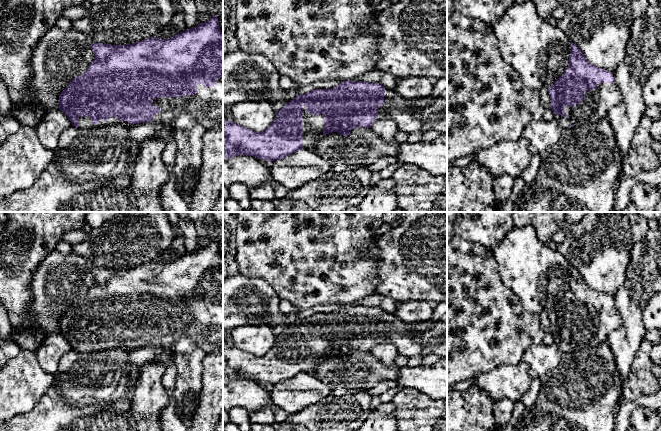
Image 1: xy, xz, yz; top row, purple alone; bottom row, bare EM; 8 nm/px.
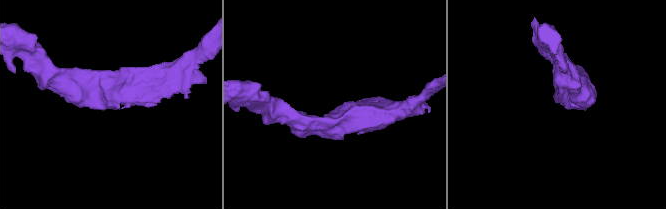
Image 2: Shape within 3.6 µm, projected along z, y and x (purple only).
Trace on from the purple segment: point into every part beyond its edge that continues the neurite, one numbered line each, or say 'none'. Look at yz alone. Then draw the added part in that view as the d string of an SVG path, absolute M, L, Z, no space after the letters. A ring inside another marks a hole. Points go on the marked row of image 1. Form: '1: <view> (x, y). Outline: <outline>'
1: yz (598, 102). Outline: M616 81L614 83L598 83L595 90L586 91L583 96L585 99L578 105L564 107L566 118L561 115L554 116L563 130L572 125L593 124L607 117L609 110L623 100Z

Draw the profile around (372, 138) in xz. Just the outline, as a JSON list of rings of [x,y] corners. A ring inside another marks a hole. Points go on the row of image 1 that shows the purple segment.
[[[357,127],[350,131],[348,137],[332,132],[323,136],[313,152],[328,160],[333,170],[356,169],[369,167],[378,158],[391,155],[397,158],[400,164],[413,164],[428,173],[436,176],[447,176],[447,132],[440,133],[432,141],[417,143],[385,142],[372,128]]]

